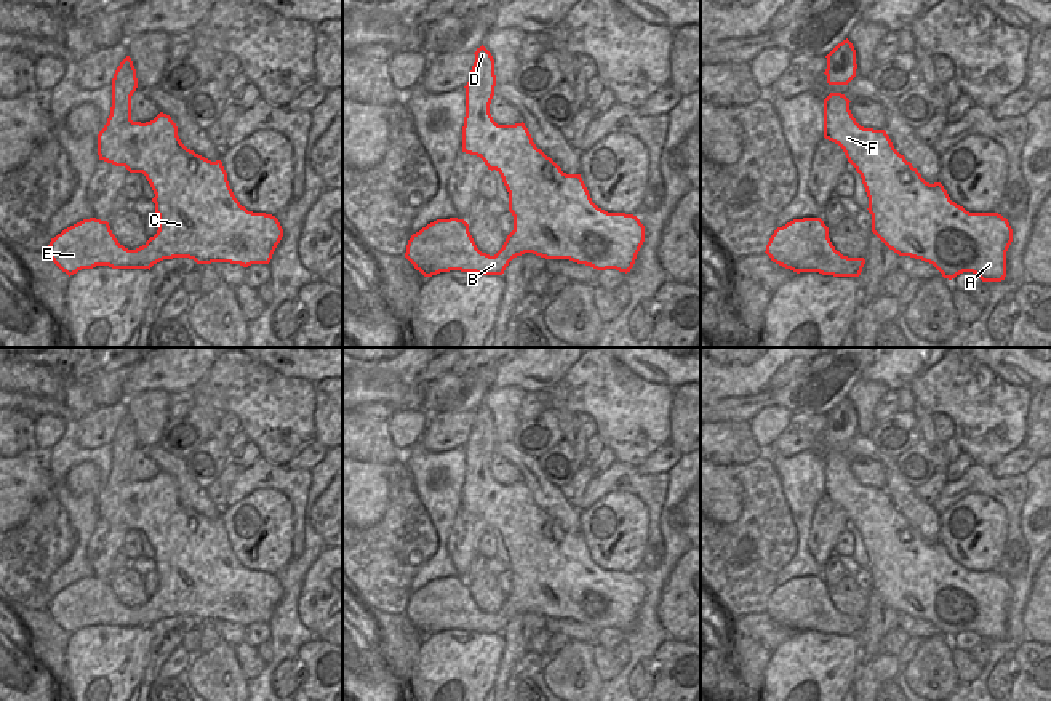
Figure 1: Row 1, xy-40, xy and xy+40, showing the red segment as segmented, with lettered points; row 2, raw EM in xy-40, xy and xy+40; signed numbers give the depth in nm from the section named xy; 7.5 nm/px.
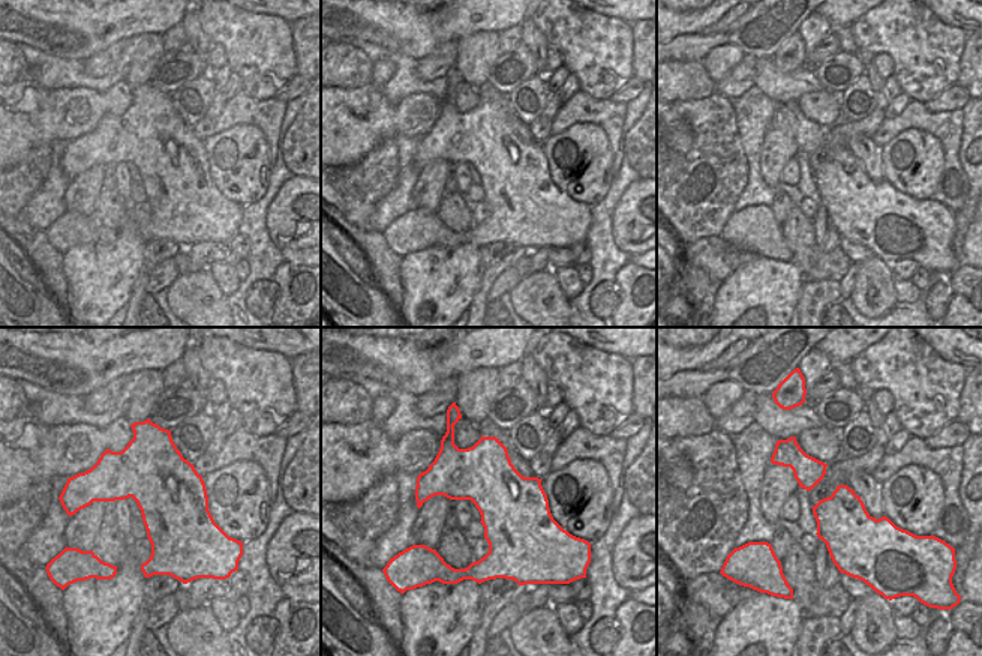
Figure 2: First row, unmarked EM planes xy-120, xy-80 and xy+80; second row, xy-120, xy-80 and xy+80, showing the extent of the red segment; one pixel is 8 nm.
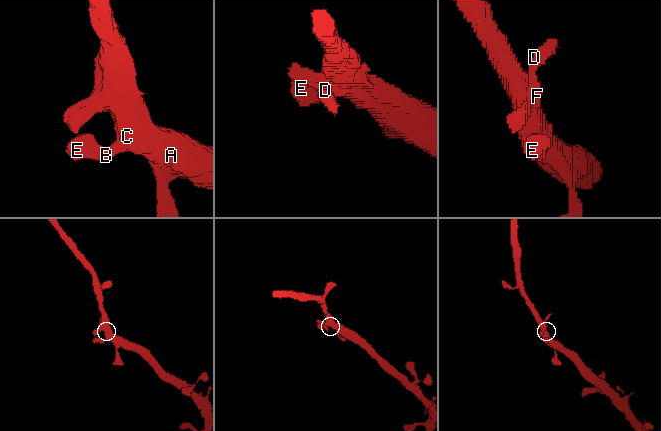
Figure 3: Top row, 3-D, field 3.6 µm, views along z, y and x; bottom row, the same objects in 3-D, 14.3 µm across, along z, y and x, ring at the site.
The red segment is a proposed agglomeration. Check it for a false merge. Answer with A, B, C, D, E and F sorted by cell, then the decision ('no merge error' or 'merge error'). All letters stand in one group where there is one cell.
A B C D E F | no merge error

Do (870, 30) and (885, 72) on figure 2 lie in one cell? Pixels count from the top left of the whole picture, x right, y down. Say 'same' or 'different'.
different

